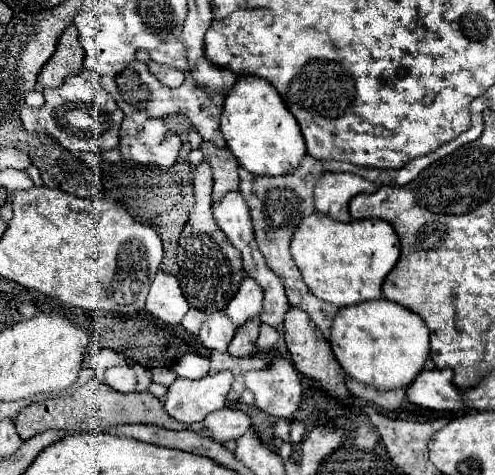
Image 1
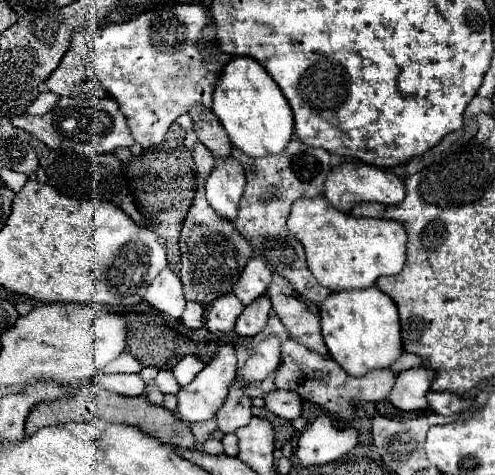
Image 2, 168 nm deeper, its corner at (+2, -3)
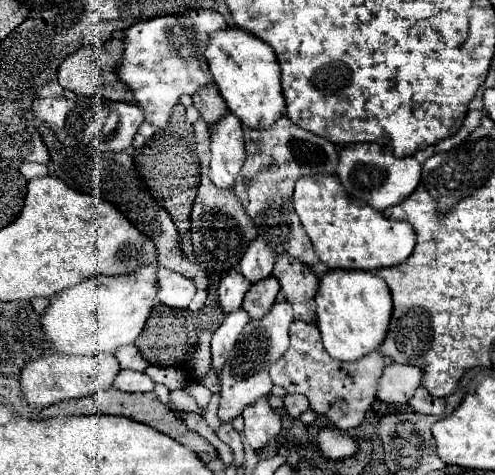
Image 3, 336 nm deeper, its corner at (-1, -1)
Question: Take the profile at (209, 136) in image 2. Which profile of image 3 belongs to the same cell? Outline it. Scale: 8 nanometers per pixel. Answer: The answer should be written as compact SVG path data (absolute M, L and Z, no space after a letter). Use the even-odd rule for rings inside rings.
M215 85L203 87L199 93L193 95L193 105L199 109L201 117L207 121L209 127L217 125L227 115L227 105L219 97L219 91Z

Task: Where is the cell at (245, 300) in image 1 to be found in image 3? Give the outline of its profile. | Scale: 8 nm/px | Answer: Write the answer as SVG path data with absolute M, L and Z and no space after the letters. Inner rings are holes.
M255 239L249 245L249 249L245 251L245 257L241 259L239 267L241 267L241 273L245 275L245 279L249 279L249 283L253 285L257 281L271 277L273 263L275 263L275 255L269 249L269 245L265 245L263 239Z

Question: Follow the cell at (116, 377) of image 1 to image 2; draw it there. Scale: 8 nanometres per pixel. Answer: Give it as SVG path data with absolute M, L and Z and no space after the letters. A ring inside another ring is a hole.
M118 373L118 375L100 375L98 383L118 395L142 395L146 383L140 379L140 375L126 375L126 373Z

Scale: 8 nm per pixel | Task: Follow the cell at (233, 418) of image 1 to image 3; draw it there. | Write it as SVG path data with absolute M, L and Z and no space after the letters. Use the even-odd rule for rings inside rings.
M277 303L273 309L261 317L251 319L241 337L237 339L235 349L229 353L229 359L221 373L221 401L219 401L219 419L221 423L231 423L235 417L243 413L247 405L257 401L259 397L267 397L273 383L269 379L269 367L281 359L289 347L289 325L293 321L293 311L289 303Z

